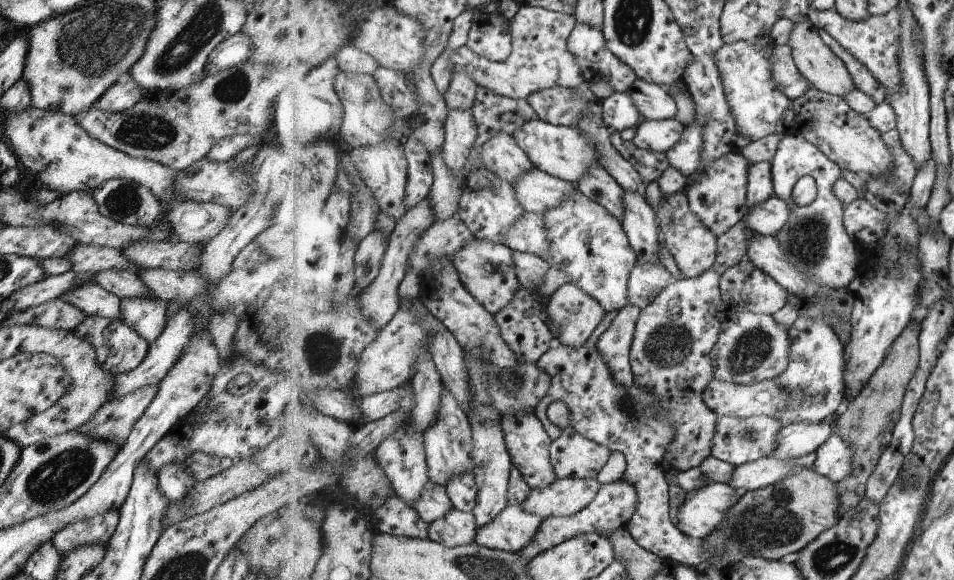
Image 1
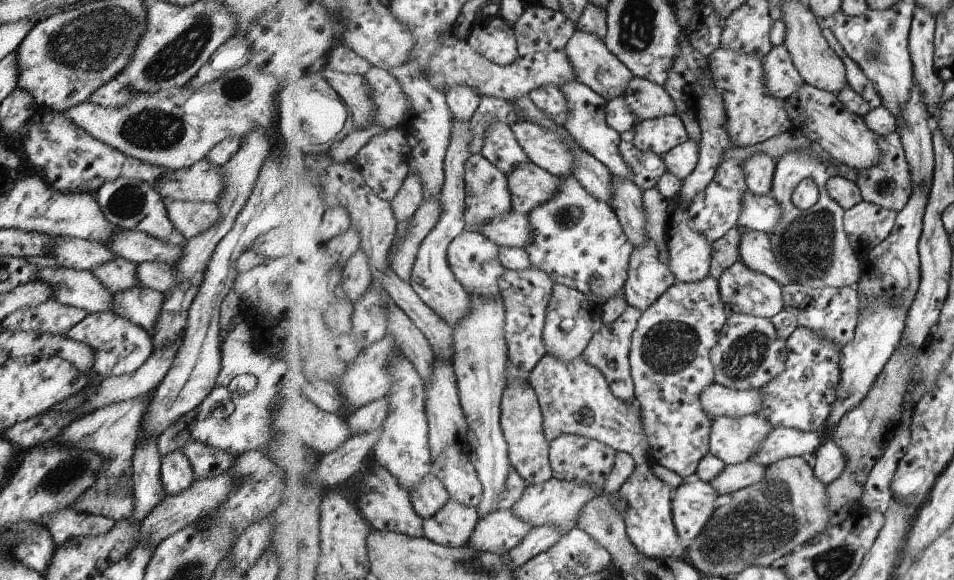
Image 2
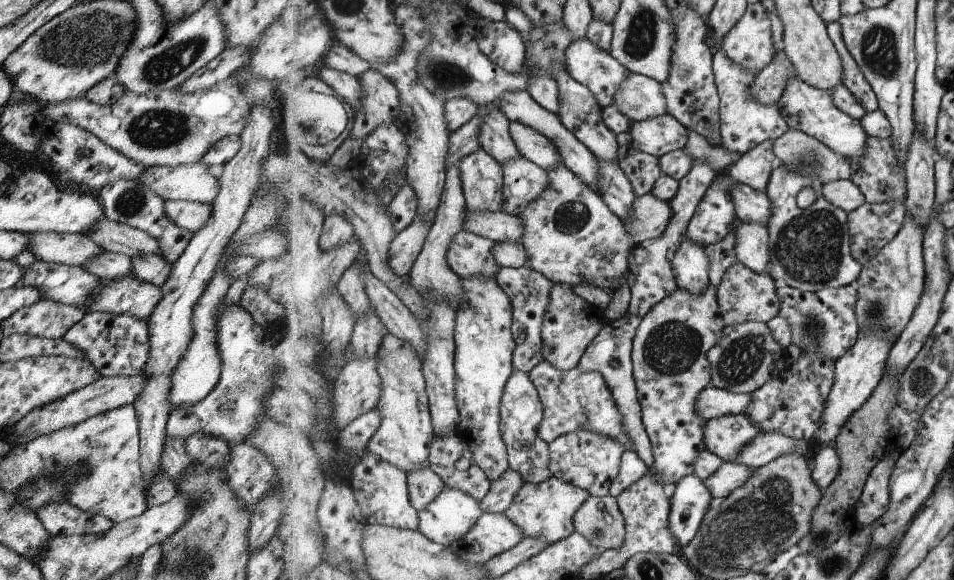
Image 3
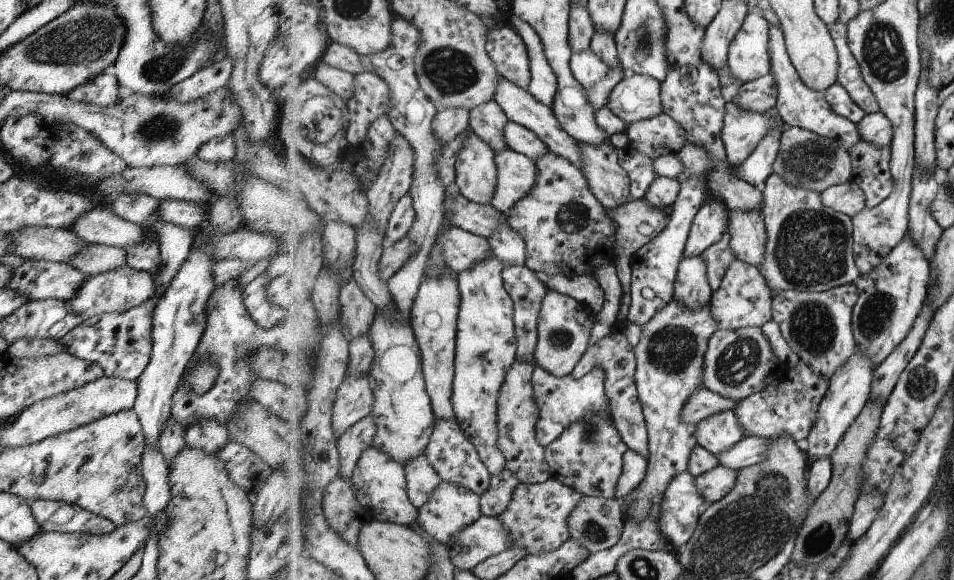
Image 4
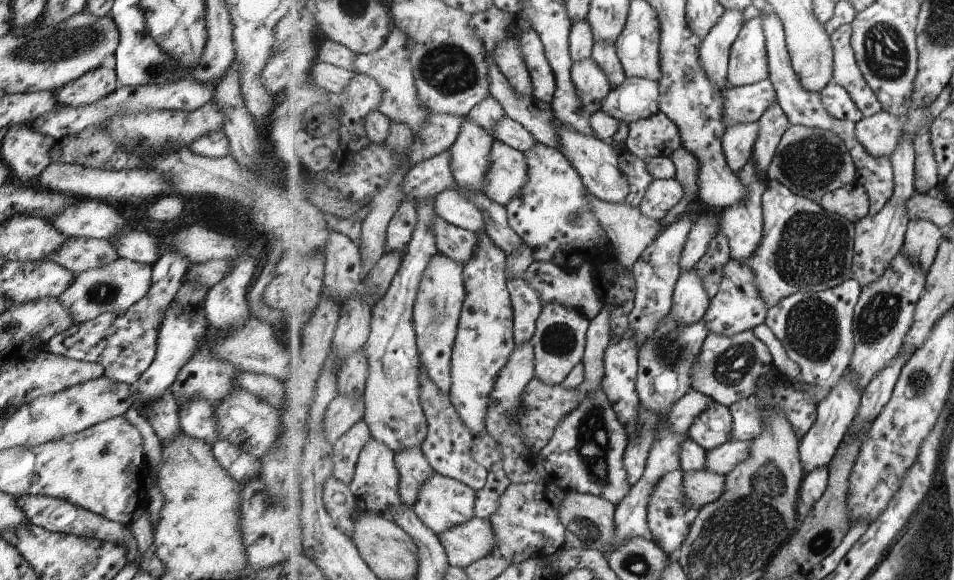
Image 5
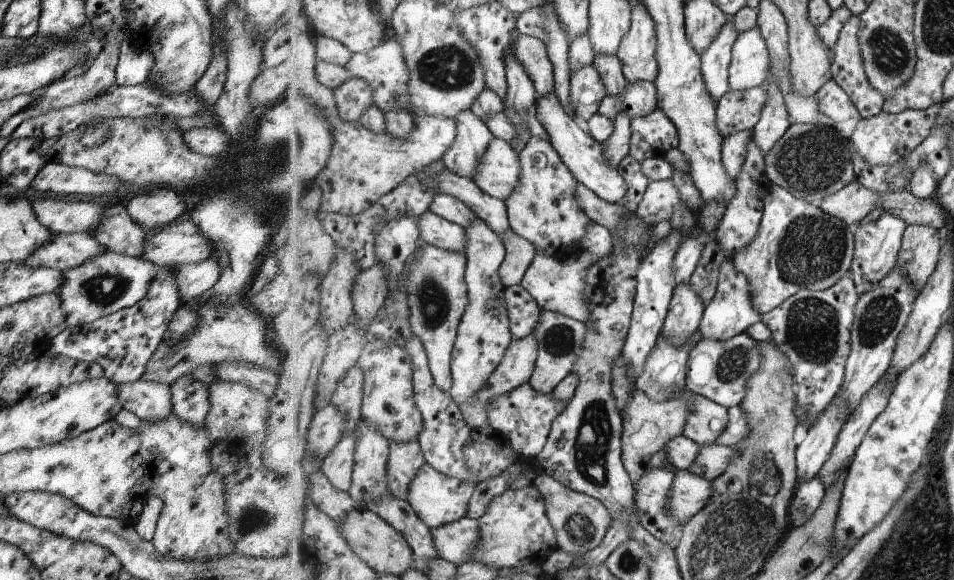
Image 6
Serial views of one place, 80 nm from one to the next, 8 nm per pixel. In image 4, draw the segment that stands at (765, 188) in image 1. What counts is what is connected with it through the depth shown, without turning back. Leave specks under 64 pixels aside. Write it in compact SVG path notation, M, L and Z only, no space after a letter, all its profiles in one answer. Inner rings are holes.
M777 125L757 146L755 152L749 156L740 167L734 168L738 177L744 181L764 188L766 180L774 172L775 160L779 154L779 140L781 140L782 130Z

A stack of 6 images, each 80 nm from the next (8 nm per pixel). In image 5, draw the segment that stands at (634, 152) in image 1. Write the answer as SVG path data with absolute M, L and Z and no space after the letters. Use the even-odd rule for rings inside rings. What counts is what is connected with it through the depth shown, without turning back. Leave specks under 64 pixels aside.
M630 150L621 152L620 169L624 171L630 184L630 195L626 198L627 203L632 207L641 206L647 189L654 181L653 175L649 172L648 161L639 158Z

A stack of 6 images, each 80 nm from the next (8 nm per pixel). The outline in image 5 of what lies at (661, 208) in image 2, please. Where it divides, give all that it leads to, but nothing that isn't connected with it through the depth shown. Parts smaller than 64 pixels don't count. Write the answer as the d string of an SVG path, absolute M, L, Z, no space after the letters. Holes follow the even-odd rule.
M591 193L588 194L588 201L592 210L595 211L596 219L609 233L609 238L613 244L611 256L619 260L619 263L623 263L626 269L633 271L634 264L639 260L639 257L648 246L655 242L655 239L663 231L661 221L647 218L641 212L640 207L632 207L627 202L621 204L608 203Z

